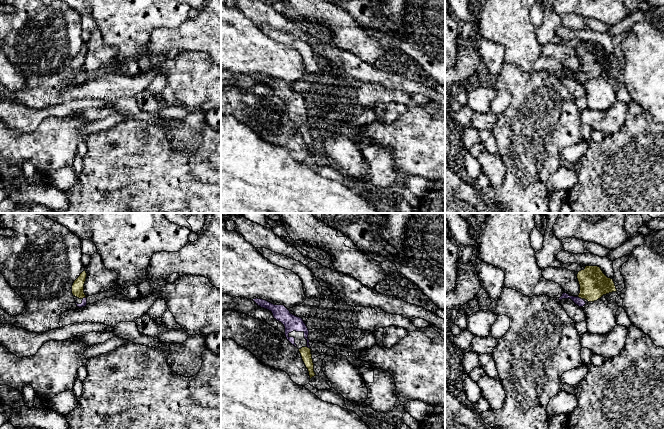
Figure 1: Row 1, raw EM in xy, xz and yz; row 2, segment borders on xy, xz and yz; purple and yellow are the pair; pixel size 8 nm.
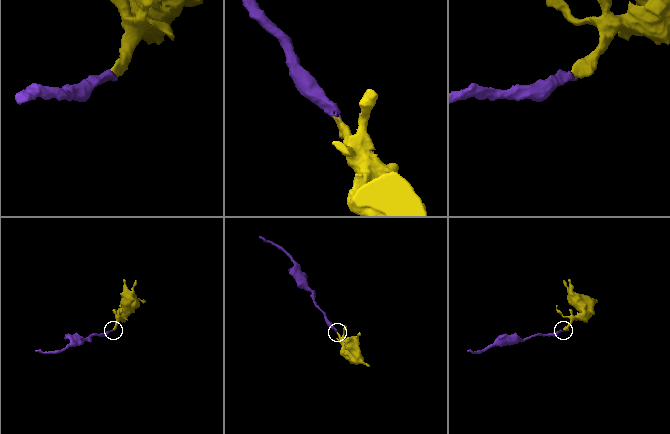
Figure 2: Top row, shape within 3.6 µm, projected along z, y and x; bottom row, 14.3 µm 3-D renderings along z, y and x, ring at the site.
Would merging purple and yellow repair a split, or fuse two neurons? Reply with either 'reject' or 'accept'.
accept

